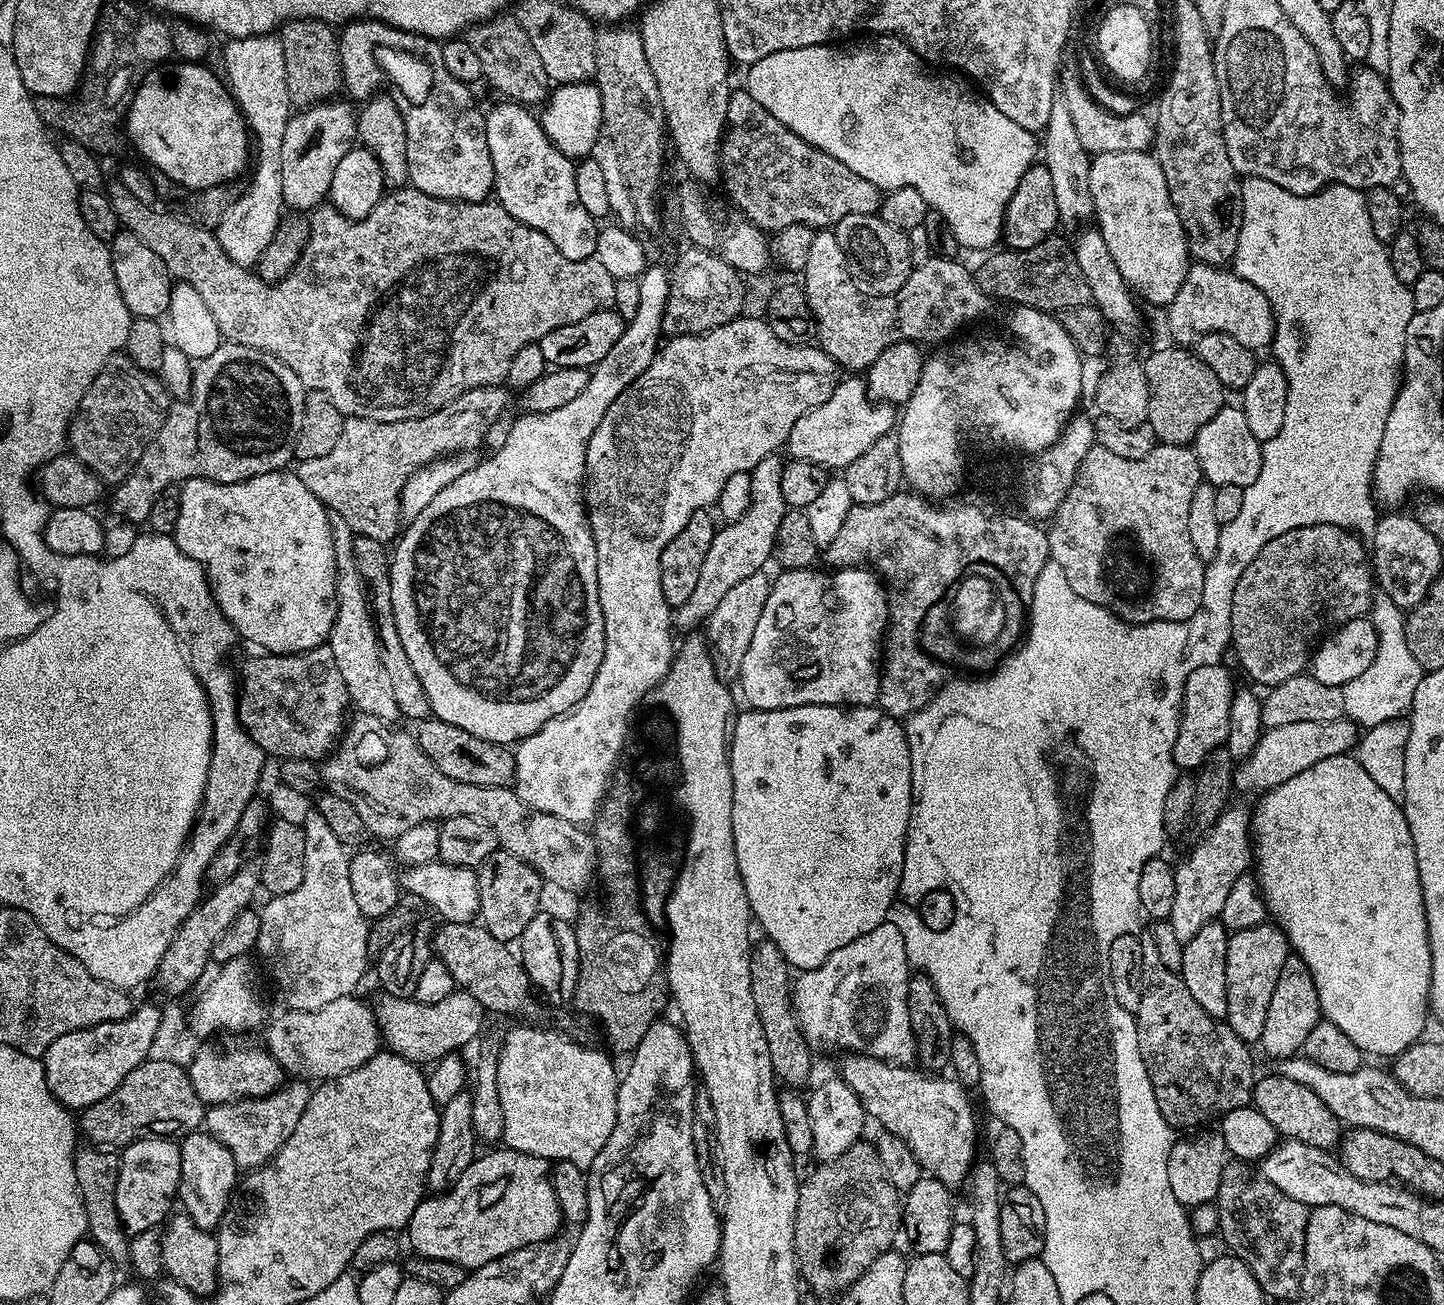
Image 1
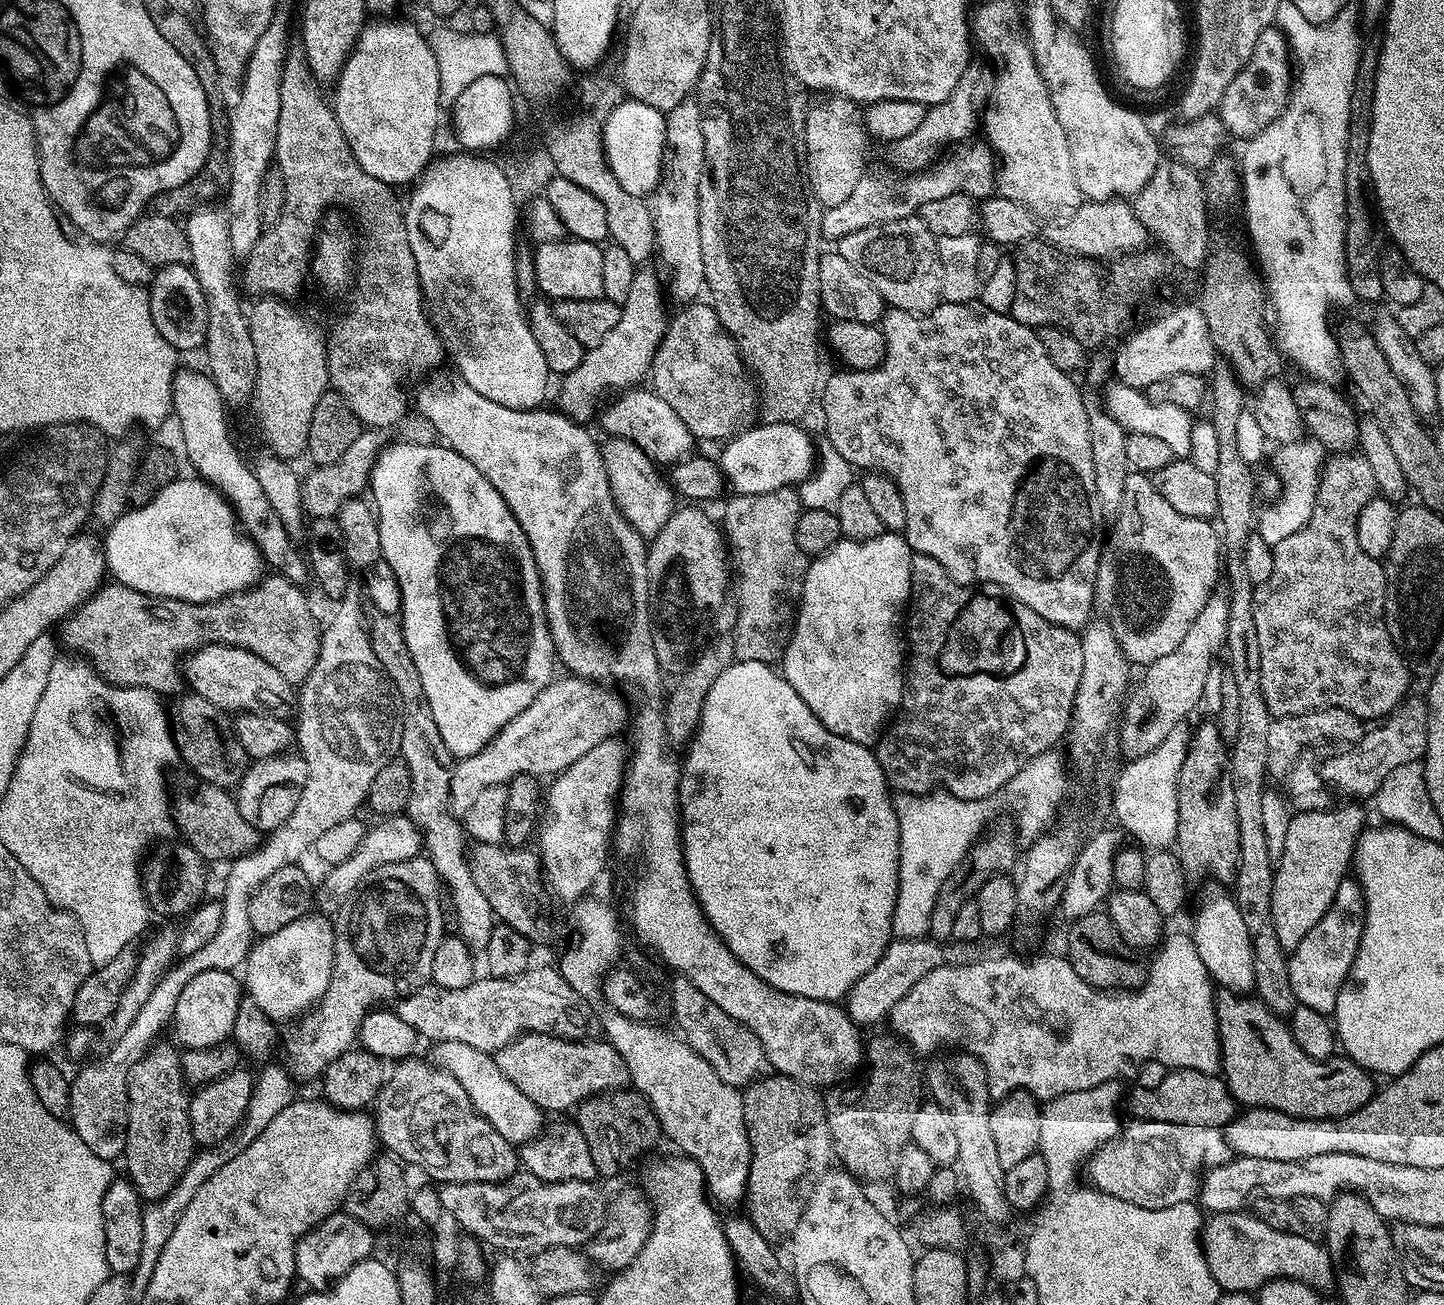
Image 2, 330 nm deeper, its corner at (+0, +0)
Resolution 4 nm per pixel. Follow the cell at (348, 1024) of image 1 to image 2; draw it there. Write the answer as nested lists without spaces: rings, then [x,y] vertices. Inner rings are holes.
[[[464,1042],[438,1043],[434,1044],[431,1049],[431,1063],[446,1069],[450,1075],[458,1080],[466,1090],[473,1108],[492,1124],[500,1136],[512,1145],[519,1146],[528,1143],[543,1131],[543,1109],[531,1102],[530,1098],[526,1097],[526,1094],[523,1094],[522,1090],[514,1085],[514,1082],[510,1082],[502,1074],[502,1070],[498,1069],[496,1059],[491,1053],[477,1050],[474,1046],[469,1046]]]

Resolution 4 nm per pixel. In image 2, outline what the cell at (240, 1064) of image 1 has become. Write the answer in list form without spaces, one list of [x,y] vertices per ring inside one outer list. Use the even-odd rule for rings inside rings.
[[[202,970],[202,974],[194,974],[183,987],[178,1006],[174,1006],[170,1028],[176,1031],[175,1043],[184,1050],[225,1043],[234,1030],[234,1017],[241,999],[242,984],[235,971]]]

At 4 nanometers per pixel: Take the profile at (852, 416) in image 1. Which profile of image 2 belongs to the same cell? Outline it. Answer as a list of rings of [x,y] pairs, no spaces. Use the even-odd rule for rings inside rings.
[[[778,422],[777,424],[757,423],[755,426],[748,426],[739,434],[731,437],[723,445],[724,448],[718,456],[718,463],[727,481],[727,487],[737,496],[757,496],[758,494],[770,494],[780,488],[791,488],[799,486],[808,476],[811,476],[818,459],[817,445],[812,445],[808,432],[799,423]]]

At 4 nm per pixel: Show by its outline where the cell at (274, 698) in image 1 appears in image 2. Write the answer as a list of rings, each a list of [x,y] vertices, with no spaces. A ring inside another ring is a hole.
[[[265,575],[259,584],[253,584],[244,592],[235,592],[223,596],[221,600],[211,600],[205,604],[147,596],[124,584],[105,583],[63,621],[63,647],[65,644],[66,647],[73,648],[73,653],[88,661],[110,684],[148,688],[164,698],[172,695],[175,697],[181,691],[182,661],[189,653],[198,651],[205,644],[229,644],[253,651],[263,661],[270,662],[289,684],[299,686],[304,683],[310,670],[314,670],[314,662],[318,662],[322,628],[319,623],[316,625],[316,616],[304,597],[305,589],[292,584],[284,576],[270,575],[272,576]]]

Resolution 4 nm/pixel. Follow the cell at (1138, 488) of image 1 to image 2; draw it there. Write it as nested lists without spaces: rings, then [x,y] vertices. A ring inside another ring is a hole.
[[[1129,474],[1126,478],[1126,490],[1122,498],[1122,506],[1119,512],[1115,513],[1114,520],[1116,520],[1116,529],[1109,536],[1107,533],[1106,543],[1100,553],[1098,570],[1096,571],[1094,604],[1099,615],[1107,620],[1109,626],[1114,630],[1114,638],[1118,638],[1118,642],[1124,651],[1124,657],[1133,665],[1147,666],[1158,662],[1158,658],[1170,654],[1170,650],[1175,650],[1178,647],[1178,642],[1182,642],[1186,630],[1190,630],[1190,622],[1194,622],[1194,618],[1198,618],[1202,606],[1206,606],[1208,599],[1214,595],[1215,588],[1212,587],[1215,586],[1219,574],[1220,577],[1222,574],[1222,540],[1211,519],[1203,520],[1202,518],[1192,518],[1186,514],[1178,514],[1178,510],[1174,510],[1174,506],[1170,506],[1170,502],[1166,502],[1166,498],[1162,498],[1162,494],[1158,494],[1158,490],[1152,484],[1151,479],[1144,474]]]

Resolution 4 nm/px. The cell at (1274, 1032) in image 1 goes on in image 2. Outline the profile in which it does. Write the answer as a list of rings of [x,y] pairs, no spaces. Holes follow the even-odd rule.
[[[1345,878],[1338,886],[1338,894],[1334,894],[1332,904],[1326,910],[1326,914],[1322,914],[1318,926],[1314,926],[1314,930],[1310,930],[1310,934],[1306,934],[1306,938],[1302,938],[1302,942],[1298,942],[1298,946],[1291,949],[1288,956],[1290,990],[1294,990],[1297,1005],[1310,1006],[1310,1010],[1318,1010],[1327,1017],[1335,1013],[1336,995],[1340,993],[1340,987],[1343,986],[1344,979],[1348,977],[1348,971],[1356,957],[1356,950],[1364,933],[1365,915],[1364,892],[1355,879]]]

